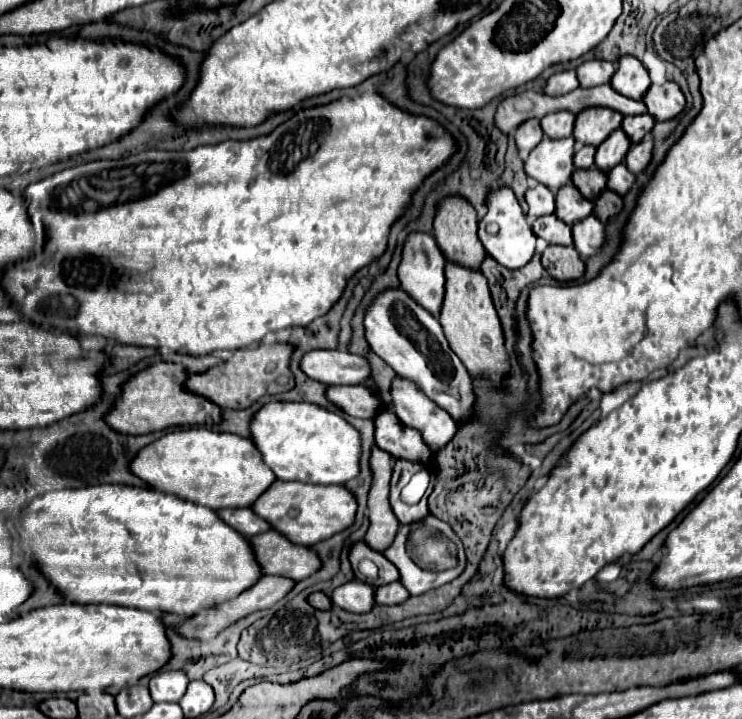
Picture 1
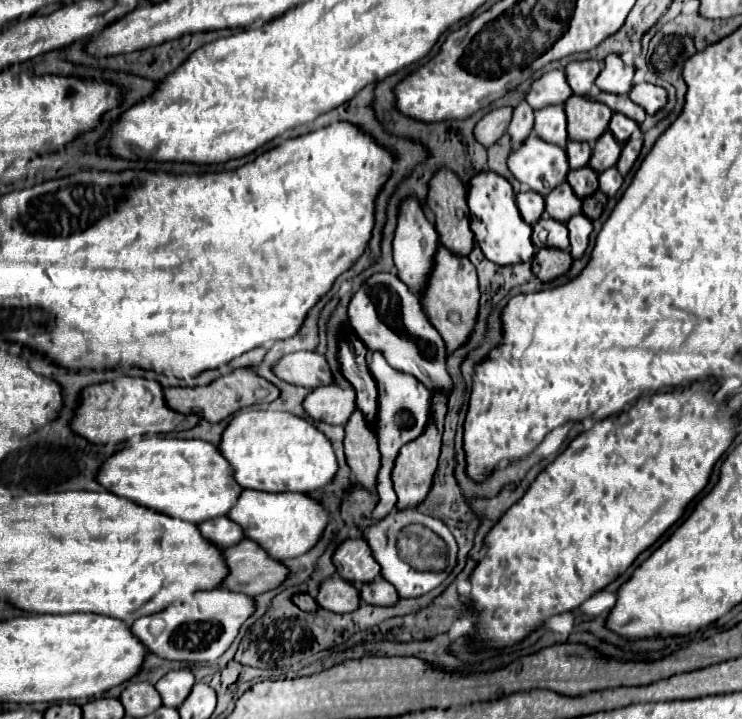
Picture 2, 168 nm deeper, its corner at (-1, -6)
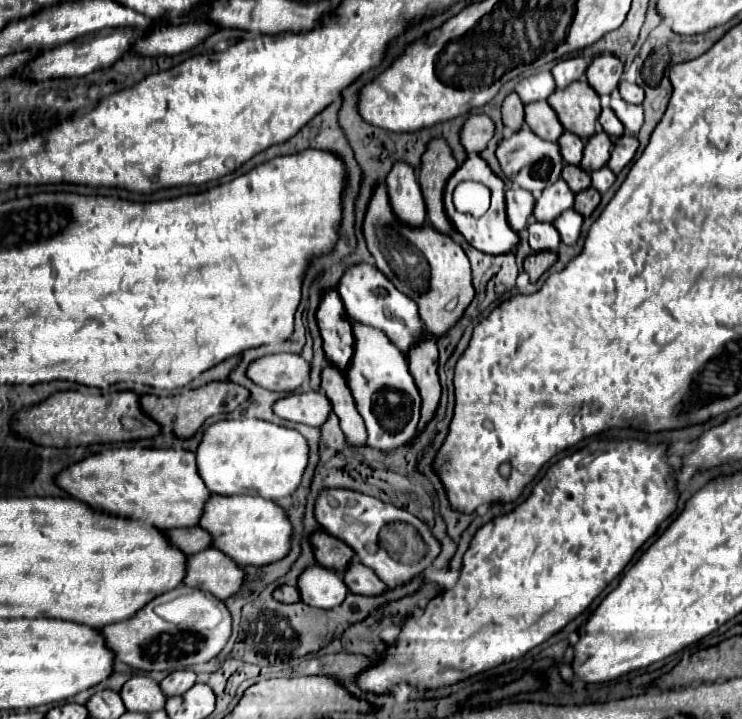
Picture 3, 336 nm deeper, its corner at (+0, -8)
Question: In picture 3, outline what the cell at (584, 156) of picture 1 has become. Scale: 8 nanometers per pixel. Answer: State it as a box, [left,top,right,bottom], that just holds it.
[559,132,583,164]

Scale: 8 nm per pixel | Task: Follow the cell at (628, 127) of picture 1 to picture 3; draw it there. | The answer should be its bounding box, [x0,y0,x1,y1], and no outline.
[599,108,623,138]

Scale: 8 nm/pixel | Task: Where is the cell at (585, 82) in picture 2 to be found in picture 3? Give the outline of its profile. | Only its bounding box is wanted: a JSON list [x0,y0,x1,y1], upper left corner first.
[551,56,587,88]

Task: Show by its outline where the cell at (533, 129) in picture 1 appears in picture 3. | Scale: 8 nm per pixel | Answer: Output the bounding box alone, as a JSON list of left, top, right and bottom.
[501,92,523,132]

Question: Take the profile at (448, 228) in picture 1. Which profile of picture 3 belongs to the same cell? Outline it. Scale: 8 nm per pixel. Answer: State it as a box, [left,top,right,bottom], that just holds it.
[419,140,457,232]

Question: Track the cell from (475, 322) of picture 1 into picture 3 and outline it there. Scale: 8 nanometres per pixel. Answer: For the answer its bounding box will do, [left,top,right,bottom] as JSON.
[363,182,475,334]

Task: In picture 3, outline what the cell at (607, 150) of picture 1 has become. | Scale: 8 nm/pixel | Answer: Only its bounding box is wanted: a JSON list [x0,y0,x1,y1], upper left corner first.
[581,130,611,172]

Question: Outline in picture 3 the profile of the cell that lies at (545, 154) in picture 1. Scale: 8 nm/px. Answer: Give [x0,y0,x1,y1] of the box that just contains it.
[497,126,563,196]

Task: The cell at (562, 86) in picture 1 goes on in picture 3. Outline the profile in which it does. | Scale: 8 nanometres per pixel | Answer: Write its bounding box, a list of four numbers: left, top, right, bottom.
[515,72,555,104]

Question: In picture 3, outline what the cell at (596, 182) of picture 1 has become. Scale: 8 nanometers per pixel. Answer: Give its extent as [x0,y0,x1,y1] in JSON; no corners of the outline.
[561,166,591,194]

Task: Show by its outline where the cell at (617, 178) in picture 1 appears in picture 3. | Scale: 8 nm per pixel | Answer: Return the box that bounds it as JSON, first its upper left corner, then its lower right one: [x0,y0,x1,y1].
[591,166,615,194]

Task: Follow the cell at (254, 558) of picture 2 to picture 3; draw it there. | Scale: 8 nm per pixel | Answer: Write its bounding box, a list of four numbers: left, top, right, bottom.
[183,548,243,600]

